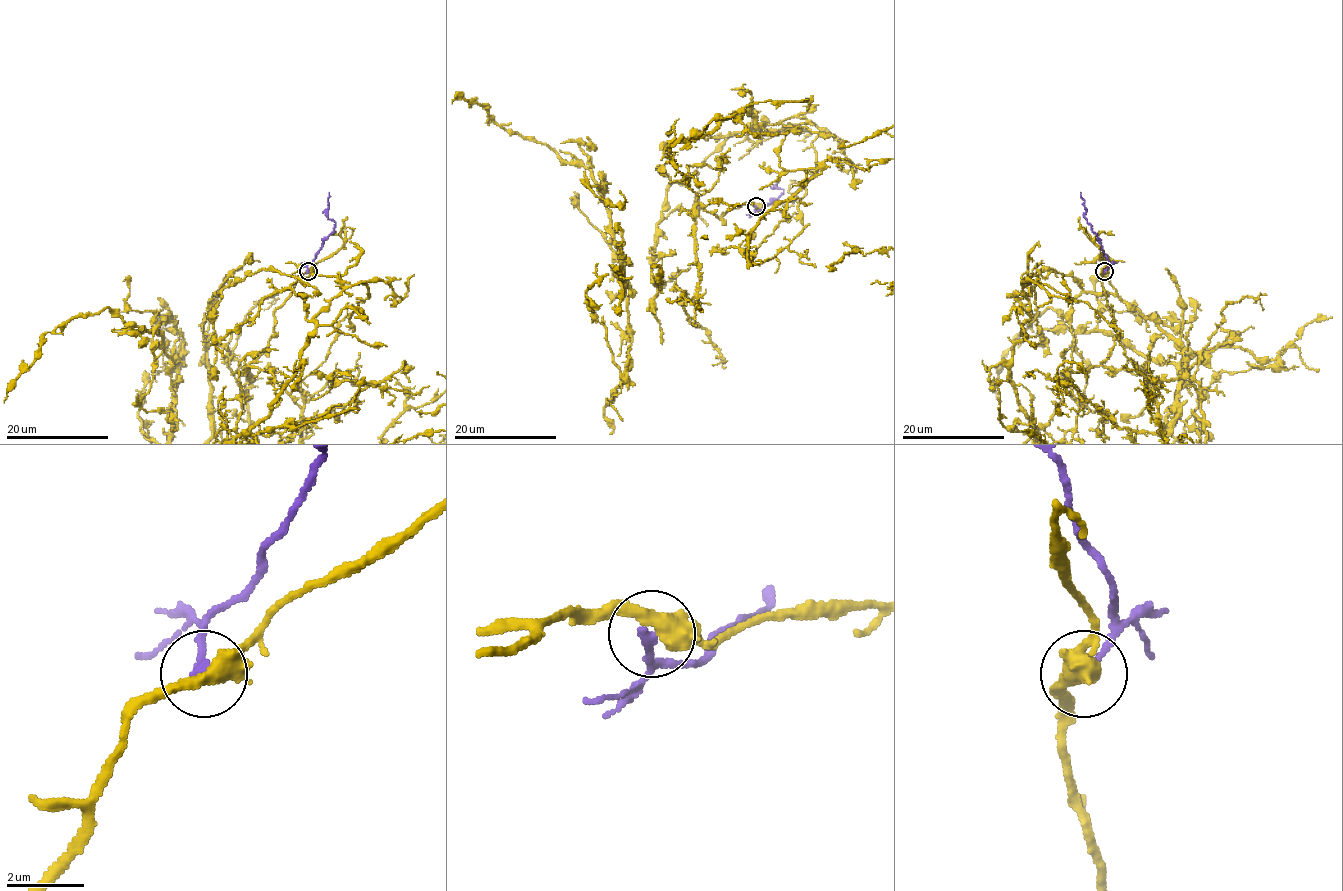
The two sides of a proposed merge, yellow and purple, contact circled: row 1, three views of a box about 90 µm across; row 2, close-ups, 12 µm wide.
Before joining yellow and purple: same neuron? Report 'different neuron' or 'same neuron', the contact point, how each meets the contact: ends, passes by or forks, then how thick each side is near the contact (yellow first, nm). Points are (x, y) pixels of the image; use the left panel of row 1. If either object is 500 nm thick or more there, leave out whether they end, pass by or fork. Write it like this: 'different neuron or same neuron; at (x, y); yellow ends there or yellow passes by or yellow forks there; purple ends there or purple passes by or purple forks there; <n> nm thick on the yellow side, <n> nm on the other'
same neuron; at (308, 271); yellow passes by; purple ends there; 480 nm thick on the yellow side, 260 nm on the other

